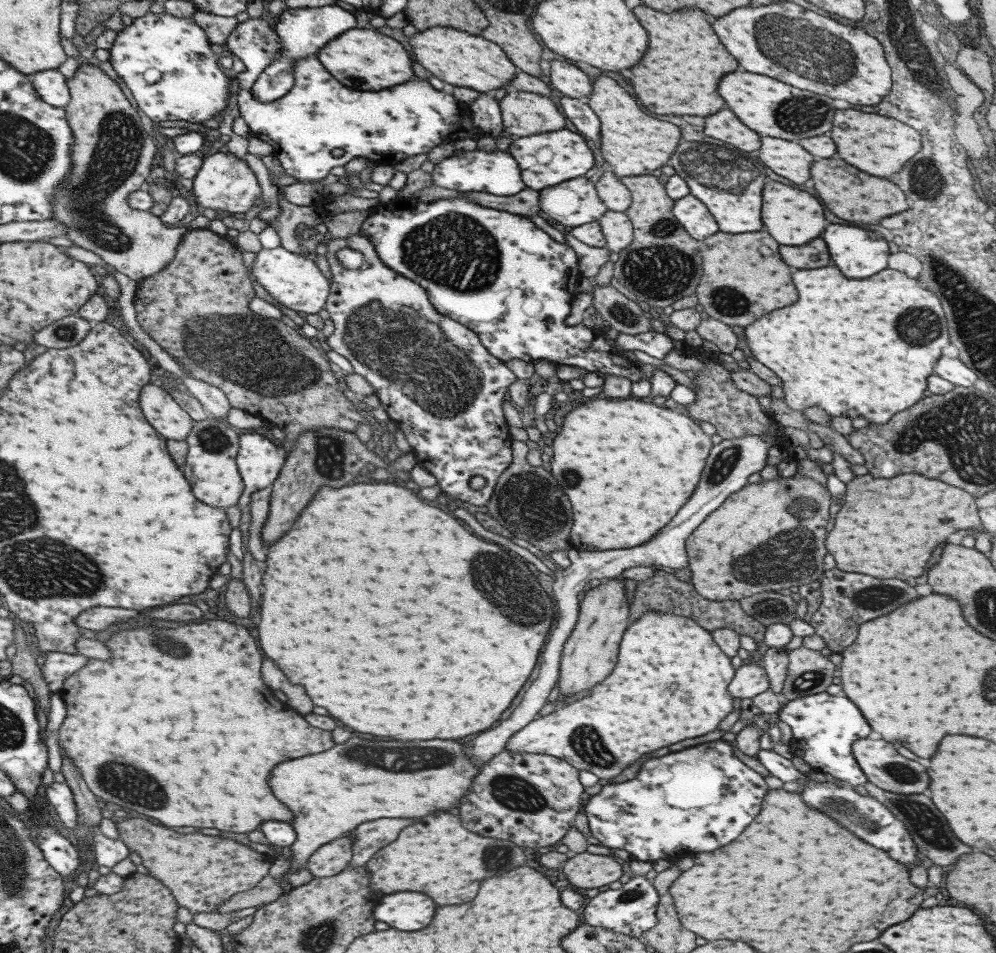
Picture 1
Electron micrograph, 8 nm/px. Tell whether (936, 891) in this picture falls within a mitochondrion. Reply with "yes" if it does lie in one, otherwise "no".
no

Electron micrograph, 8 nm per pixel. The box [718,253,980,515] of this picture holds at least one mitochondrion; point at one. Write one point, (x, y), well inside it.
(918, 325)

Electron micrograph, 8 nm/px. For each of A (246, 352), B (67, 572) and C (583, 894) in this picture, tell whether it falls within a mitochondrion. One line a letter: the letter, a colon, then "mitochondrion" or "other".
A: mitochondrion
B: mitochondrion
C: other

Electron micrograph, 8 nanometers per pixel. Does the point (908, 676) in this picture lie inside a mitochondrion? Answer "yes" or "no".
no

